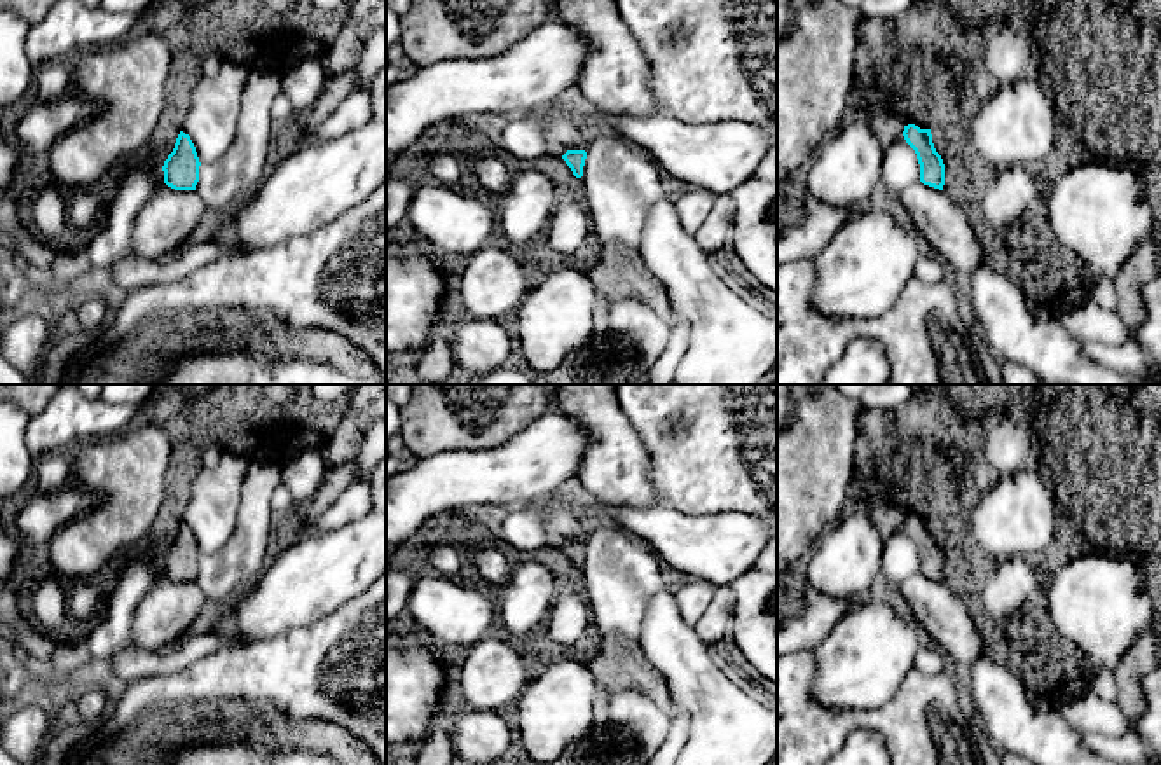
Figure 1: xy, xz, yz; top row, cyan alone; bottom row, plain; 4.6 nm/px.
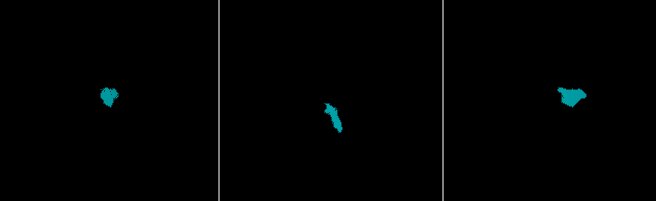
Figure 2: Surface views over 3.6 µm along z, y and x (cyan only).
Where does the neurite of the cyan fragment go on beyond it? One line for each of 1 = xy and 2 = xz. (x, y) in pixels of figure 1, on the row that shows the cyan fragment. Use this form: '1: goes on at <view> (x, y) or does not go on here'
1: does not go on here
2: does not go on here

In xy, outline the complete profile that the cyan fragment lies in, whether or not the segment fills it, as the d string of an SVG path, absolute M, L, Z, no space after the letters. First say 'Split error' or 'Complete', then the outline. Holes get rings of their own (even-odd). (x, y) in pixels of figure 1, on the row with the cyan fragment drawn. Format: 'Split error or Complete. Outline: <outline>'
Complete. Outline: M180 131L173 152L164 161L164 183L175 190L196 190L199 157L189 134Z

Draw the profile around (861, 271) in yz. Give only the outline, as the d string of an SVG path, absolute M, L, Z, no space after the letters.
M869 210L850 218L824 248L812 257L817 271L814 304L828 318L873 318L890 309L918 262L917 234L899 225L894 217Z

